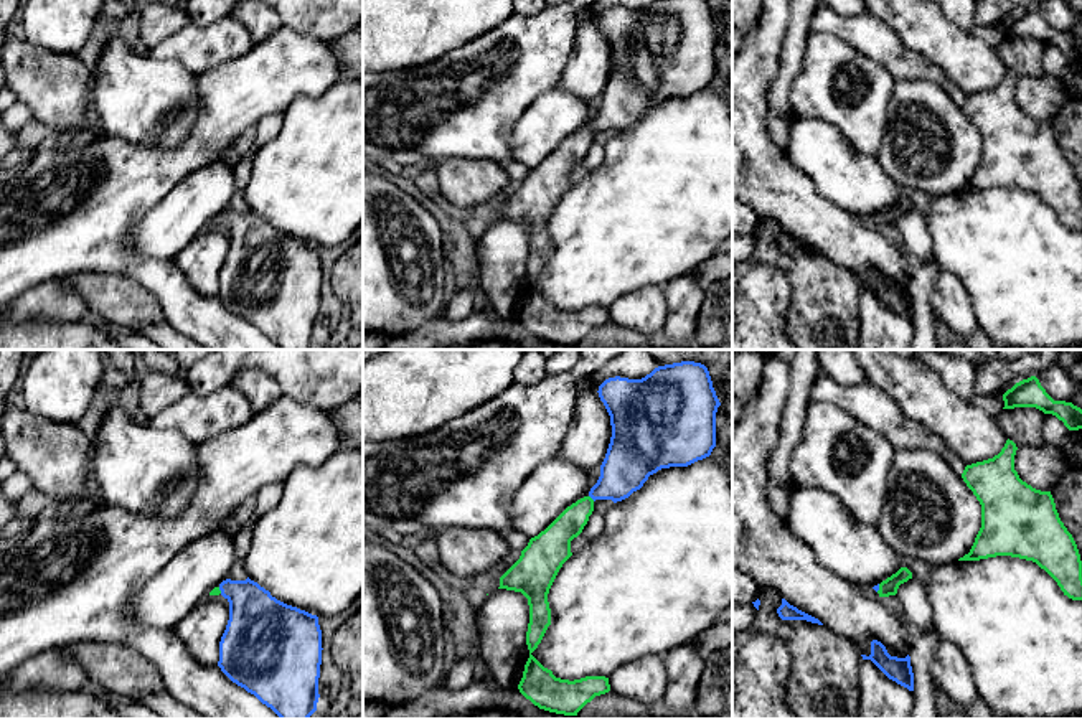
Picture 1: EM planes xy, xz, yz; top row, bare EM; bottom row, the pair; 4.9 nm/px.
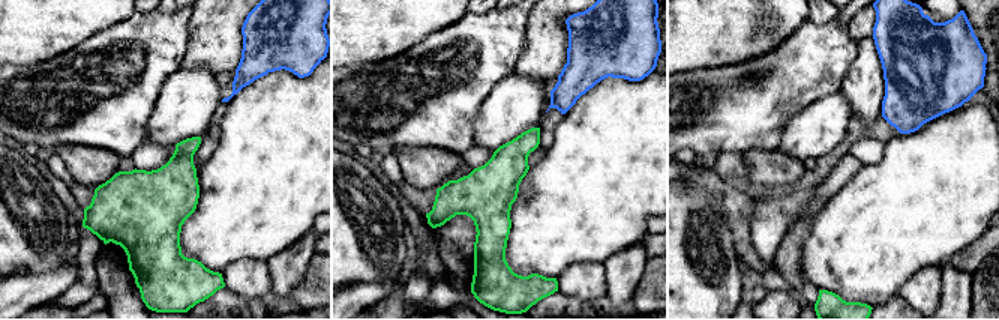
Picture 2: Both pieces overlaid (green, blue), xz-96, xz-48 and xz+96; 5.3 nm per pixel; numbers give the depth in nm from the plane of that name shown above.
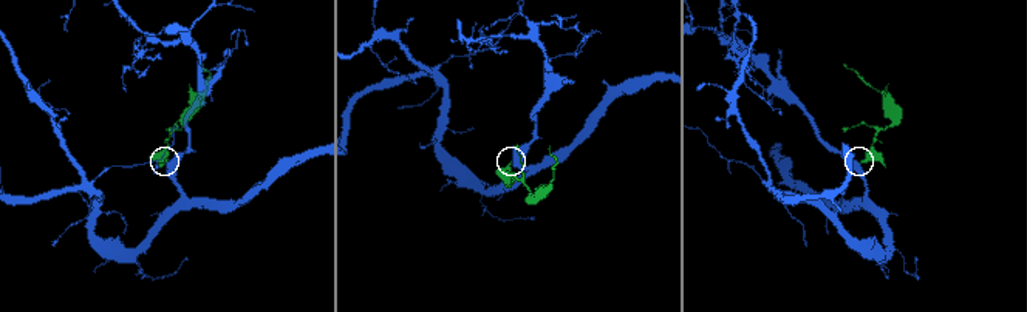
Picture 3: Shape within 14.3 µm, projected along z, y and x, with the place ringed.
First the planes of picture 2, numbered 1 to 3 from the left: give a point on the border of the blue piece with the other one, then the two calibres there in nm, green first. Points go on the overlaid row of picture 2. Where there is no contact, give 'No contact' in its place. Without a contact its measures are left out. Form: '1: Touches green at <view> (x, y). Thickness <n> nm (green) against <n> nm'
1: No contact
2: No contact
3: No contact

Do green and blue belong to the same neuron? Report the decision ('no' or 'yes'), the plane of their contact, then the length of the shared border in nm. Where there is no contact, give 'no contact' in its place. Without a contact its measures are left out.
yes | xz | 40 nm

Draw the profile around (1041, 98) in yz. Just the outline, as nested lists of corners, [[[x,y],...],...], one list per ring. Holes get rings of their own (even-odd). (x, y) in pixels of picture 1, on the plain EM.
[[[1052,76],[1018,78],[1014,101],[1019,109],[1041,122],[1051,122],[1066,102],[1067,89]]]

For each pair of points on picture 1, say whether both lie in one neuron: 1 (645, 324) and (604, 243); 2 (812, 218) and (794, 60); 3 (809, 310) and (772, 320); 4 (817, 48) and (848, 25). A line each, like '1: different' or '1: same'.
1: different
2: different
3: different
4: different

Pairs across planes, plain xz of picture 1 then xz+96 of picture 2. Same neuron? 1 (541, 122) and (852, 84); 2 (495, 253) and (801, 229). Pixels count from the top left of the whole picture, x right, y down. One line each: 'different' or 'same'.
1: different
2: same

